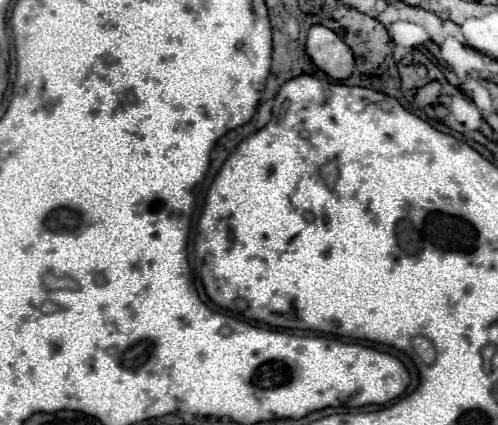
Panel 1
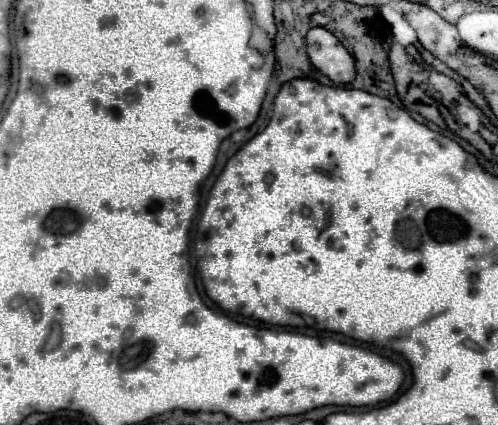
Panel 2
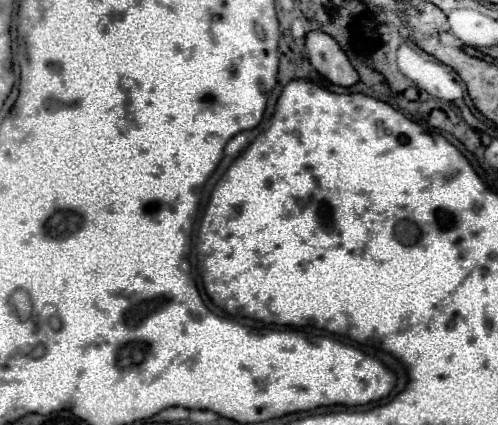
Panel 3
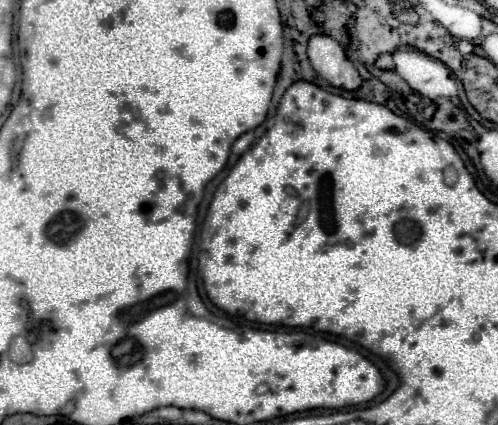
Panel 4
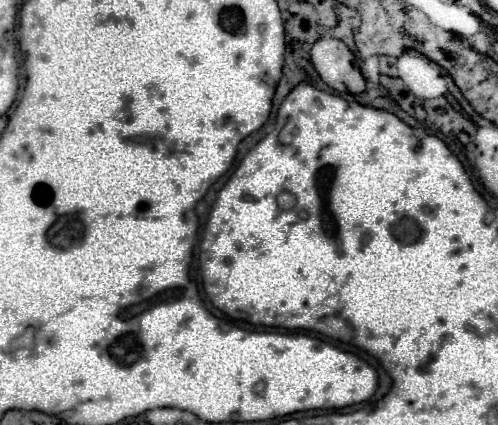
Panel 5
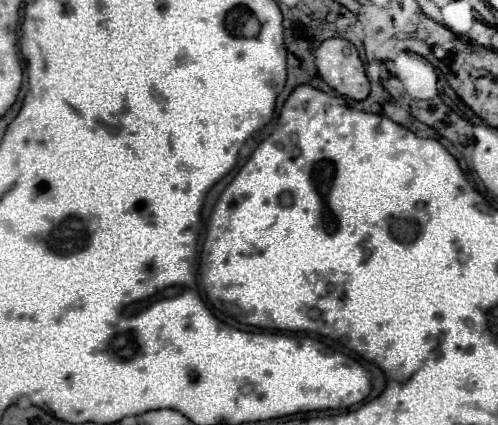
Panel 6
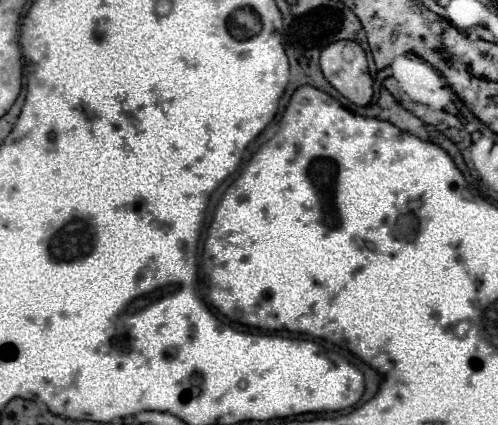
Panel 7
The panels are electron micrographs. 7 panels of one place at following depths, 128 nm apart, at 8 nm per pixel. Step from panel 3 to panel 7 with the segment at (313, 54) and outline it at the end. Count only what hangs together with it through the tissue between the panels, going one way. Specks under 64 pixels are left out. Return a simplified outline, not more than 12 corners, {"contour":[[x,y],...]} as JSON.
{"contour":[[352,40],[320,54],[324,78],[350,102],[372,100],[364,50]]}

